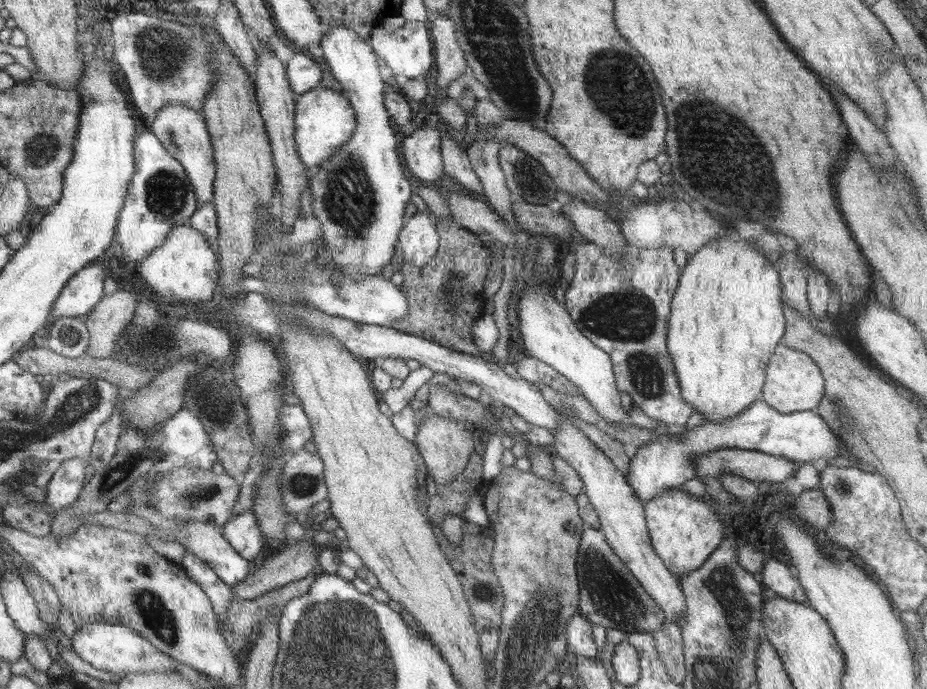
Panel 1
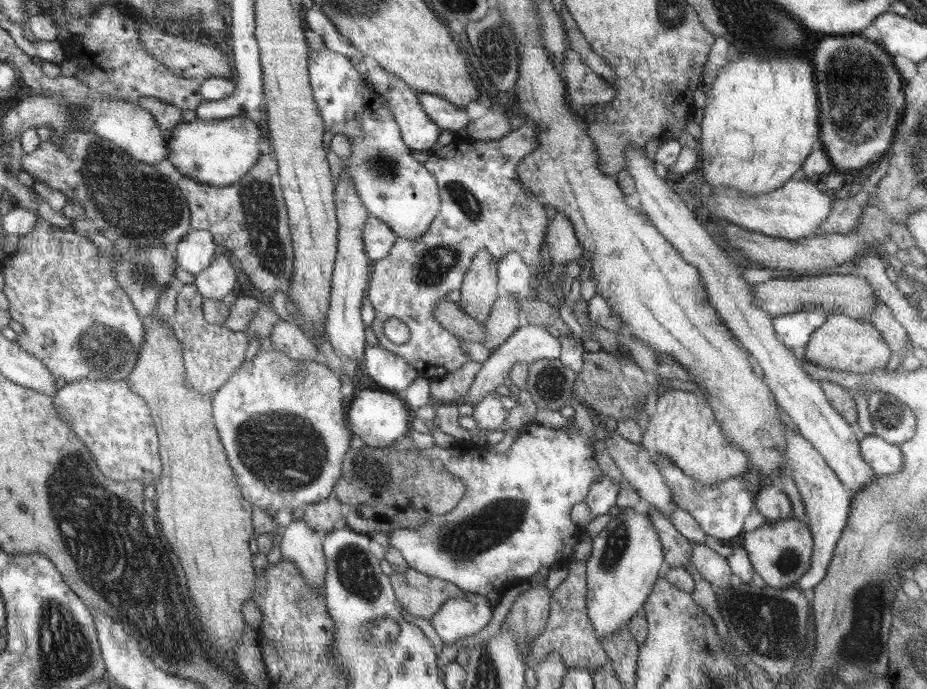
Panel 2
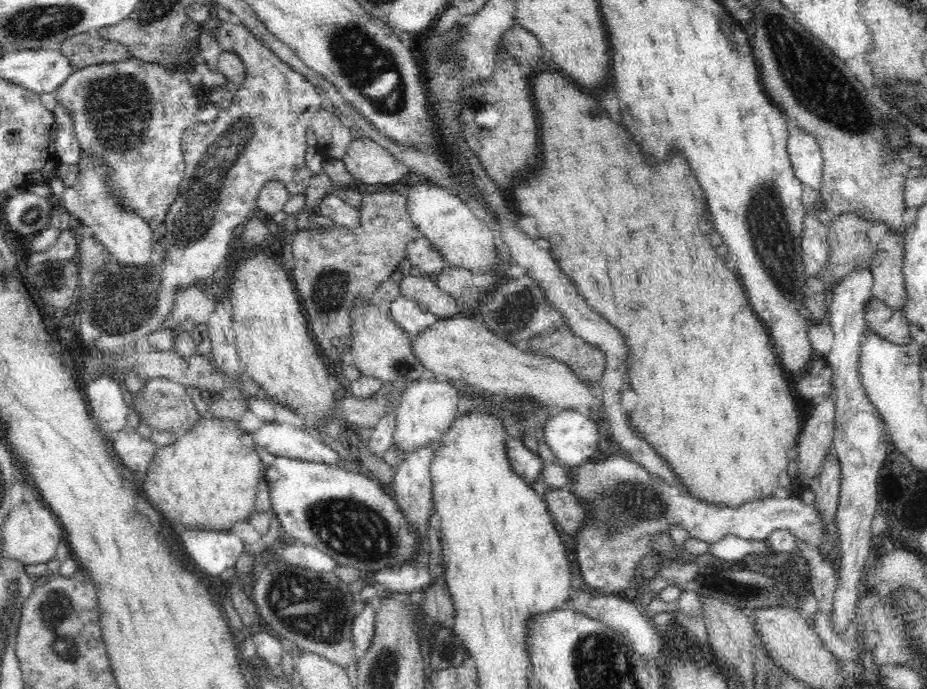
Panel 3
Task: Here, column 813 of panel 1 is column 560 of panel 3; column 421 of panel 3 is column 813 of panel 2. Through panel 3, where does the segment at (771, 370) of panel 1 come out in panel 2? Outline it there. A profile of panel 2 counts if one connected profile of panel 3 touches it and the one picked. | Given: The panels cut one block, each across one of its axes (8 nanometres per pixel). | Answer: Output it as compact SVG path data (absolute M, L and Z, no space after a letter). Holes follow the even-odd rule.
M844 312L830 314L827 322L814 332L801 351L809 361L820 367L863 375L874 370L886 369L892 356L891 345L884 340L883 333L875 325L868 319L849 317Z

